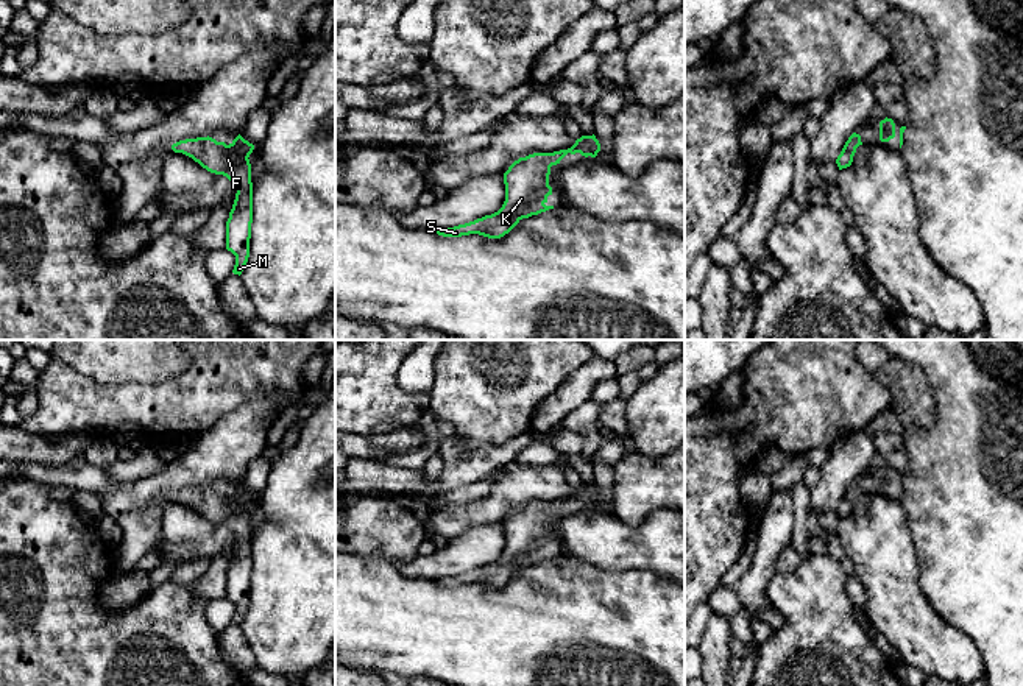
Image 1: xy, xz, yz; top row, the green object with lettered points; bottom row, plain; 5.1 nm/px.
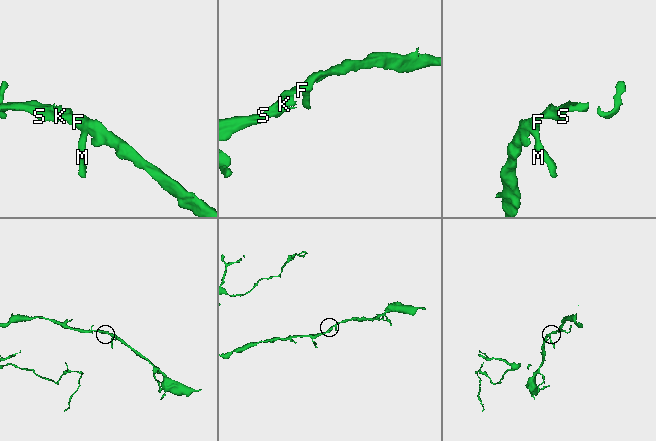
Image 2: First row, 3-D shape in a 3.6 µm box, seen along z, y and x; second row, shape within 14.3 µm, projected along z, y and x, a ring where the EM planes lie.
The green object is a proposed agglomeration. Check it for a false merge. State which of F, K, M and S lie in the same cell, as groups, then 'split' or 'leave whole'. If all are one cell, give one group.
F K M S | leave whole

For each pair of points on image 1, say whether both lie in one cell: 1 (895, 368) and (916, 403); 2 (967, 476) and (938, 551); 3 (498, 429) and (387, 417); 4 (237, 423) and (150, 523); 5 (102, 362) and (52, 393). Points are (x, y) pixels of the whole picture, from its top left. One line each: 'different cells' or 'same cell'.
1: same cell
2: same cell
3: different cells
4: same cell
5: different cells

